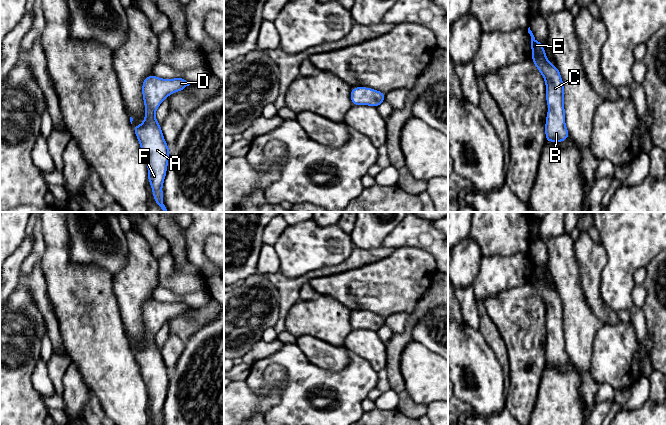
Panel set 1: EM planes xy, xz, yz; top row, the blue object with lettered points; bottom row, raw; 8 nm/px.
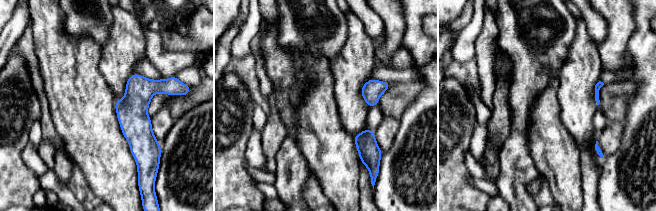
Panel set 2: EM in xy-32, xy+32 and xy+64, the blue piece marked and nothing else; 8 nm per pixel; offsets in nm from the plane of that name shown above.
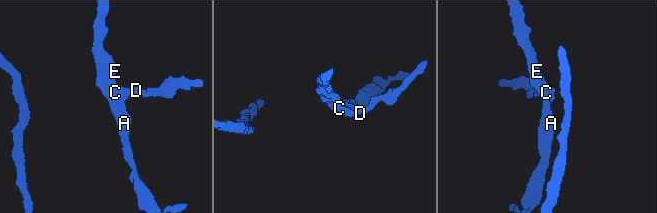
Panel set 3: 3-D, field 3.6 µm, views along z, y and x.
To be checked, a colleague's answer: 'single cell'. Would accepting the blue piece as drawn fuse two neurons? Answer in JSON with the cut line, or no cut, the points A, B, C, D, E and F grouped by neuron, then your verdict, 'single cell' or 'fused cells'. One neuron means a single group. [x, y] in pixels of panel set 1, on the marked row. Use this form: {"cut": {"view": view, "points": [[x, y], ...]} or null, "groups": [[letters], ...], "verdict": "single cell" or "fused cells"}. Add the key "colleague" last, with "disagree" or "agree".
{"cut": null, "groups": [["A", "B", "C", "D", "E", "F"]], "verdict": "single cell", "colleague": "agree"}

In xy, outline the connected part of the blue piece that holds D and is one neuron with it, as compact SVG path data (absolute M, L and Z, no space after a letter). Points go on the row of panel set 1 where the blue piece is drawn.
M153 74L146 77L142 94L146 116L140 126L133 126L141 151L148 166L148 180L151 184L155 203L167 212L163 202L162 185L166 176L170 149L163 137L155 111L170 94L181 91L191 83L184 78L161 79Z

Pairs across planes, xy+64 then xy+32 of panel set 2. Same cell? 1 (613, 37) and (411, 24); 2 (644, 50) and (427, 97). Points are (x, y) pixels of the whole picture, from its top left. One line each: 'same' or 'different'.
1: different
2: same

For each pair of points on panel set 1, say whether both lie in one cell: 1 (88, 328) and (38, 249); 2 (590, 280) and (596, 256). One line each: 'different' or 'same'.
1: different
2: same

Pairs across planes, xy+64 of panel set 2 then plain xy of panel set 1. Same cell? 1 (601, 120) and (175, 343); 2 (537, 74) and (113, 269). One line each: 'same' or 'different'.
1: different
2: same

